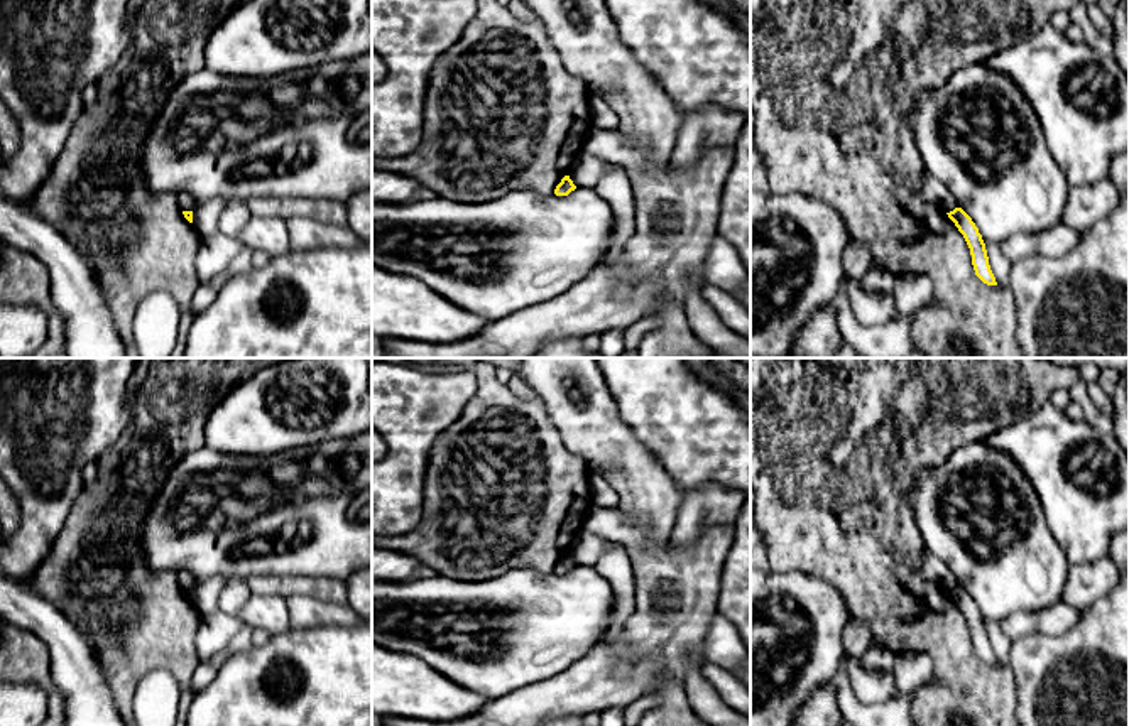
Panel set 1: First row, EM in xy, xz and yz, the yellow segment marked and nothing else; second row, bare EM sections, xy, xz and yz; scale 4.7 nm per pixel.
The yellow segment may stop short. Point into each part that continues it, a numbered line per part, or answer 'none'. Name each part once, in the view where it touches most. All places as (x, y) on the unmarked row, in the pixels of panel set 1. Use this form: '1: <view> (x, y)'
none

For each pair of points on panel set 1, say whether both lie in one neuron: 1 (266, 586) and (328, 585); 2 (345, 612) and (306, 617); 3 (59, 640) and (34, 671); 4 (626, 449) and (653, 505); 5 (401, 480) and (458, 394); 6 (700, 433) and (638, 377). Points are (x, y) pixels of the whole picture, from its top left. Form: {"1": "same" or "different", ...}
{"1": "same", "2": "same", "3": "different", "4": "same", "5": "same", "6": "same"}

